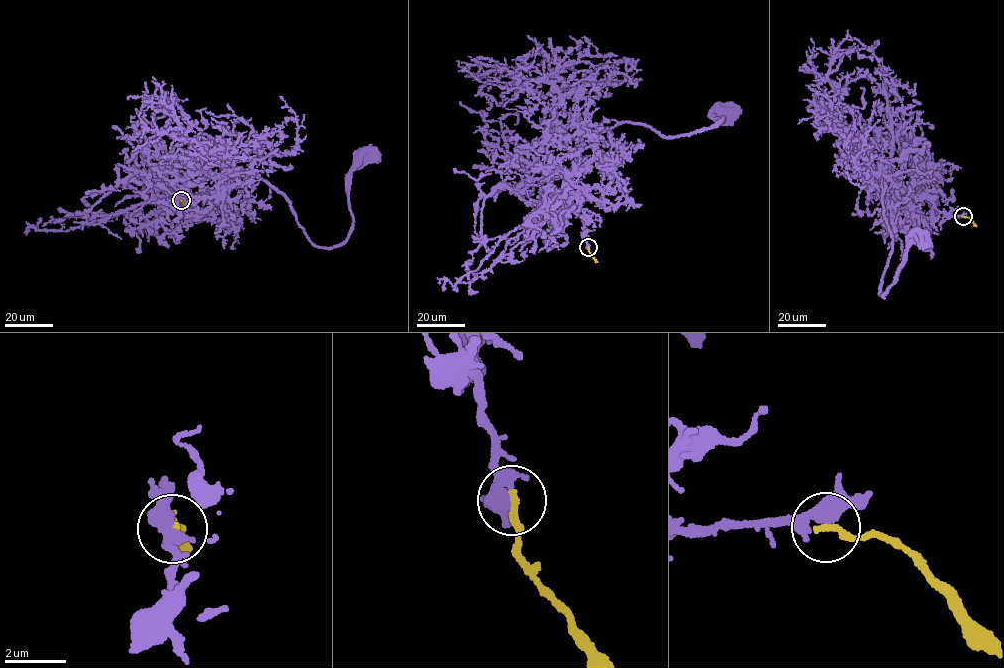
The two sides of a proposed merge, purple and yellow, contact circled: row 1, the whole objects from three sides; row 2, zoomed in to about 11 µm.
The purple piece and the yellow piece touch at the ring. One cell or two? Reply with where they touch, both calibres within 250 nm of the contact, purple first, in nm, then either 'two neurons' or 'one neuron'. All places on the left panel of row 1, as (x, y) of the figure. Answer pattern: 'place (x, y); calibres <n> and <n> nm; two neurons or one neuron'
place (181, 200); calibres 360 and 260 nm; one neuron

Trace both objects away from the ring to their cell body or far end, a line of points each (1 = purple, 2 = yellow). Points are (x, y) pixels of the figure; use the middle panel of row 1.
1: (588, 247), (569, 194), (598, 133), (625, 122), (672, 138), (715, 128), (723, 119), (712, 115), (725, 116)
2: (588, 247), (597, 262)

